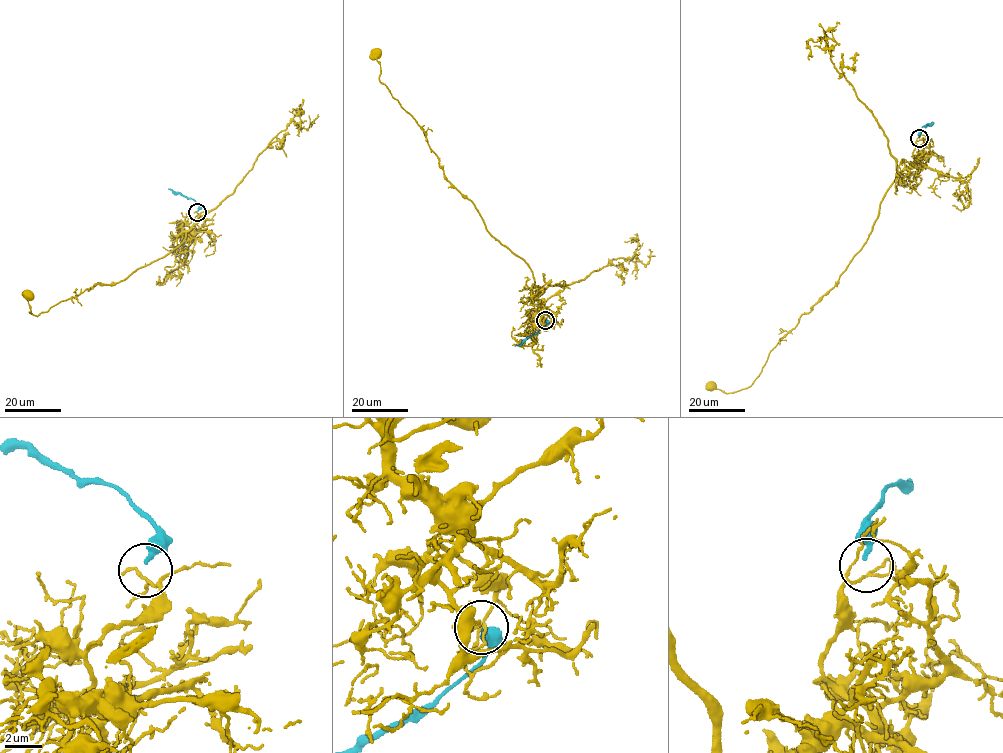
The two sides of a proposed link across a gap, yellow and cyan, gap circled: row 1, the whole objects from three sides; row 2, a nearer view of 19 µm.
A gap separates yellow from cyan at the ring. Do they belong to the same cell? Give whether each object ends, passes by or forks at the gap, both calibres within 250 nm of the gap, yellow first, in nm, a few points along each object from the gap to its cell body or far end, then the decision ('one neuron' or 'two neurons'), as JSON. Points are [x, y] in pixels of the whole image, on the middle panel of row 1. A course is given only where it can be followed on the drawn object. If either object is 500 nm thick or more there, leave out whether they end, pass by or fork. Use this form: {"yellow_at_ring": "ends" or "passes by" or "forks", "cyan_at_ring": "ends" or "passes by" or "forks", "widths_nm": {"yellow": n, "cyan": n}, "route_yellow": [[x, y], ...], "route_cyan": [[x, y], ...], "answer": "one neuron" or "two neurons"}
{"yellow_at_ring": "forks", "cyan_at_ring": "ends", "widths_nm": {"yellow": 110, "cyan": 240}, "route_yellow": [[545, 320], [532, 296], [530, 268], [492, 237], [470, 200], [449, 182], [426, 135], [379, 80], [375, 52]], "route_cyan": [[545, 320], [538, 331], [514, 346]], "answer": "two neurons"}

